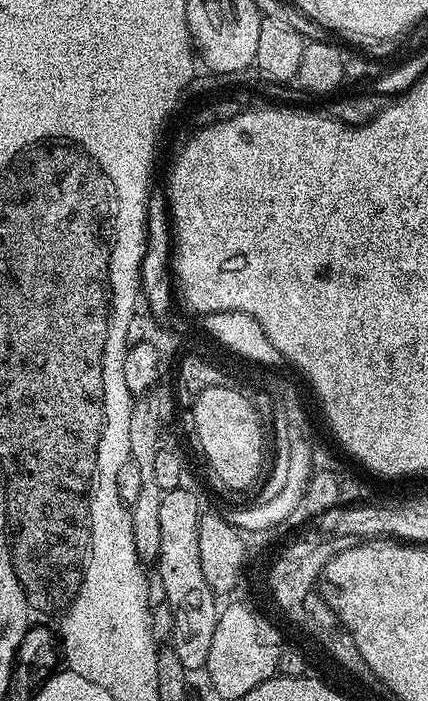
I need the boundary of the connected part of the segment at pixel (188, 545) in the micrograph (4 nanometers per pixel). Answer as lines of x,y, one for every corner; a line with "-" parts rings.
170,490
163,493
159,509
159,533
161,548
160,584
172,611
172,632
176,637
170,640
170,647
176,651
182,666
189,674
203,669
208,663
210,638
214,638
214,626
218,615
217,597
202,575
202,557
198,554
198,526
202,505
194,500
187,490

